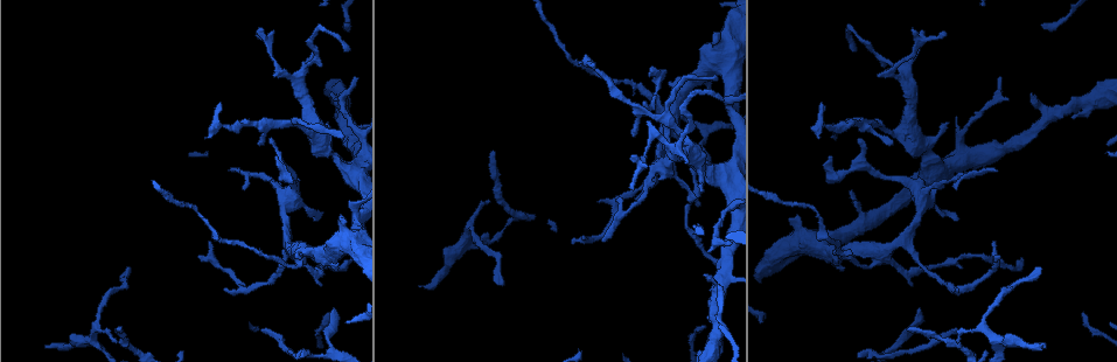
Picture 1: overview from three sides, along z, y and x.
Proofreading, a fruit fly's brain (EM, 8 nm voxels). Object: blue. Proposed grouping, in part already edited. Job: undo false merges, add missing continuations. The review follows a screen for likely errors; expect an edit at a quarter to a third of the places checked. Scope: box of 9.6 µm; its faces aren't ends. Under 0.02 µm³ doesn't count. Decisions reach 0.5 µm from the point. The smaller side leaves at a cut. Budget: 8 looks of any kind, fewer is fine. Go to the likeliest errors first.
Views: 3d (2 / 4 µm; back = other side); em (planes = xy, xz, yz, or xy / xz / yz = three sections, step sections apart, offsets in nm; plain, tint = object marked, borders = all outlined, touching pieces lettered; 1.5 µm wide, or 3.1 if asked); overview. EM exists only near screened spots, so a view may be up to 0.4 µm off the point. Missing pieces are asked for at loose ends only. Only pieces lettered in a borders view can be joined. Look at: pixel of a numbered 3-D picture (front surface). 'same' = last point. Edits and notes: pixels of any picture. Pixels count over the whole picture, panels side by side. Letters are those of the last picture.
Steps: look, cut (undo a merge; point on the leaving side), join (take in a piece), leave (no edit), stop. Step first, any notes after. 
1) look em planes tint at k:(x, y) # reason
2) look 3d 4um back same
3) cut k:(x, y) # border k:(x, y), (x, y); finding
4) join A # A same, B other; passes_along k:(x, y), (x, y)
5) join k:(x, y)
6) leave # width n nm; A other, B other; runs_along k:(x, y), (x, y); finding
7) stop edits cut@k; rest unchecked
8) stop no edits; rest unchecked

look em planes borders at 1:(857, 48) # branch stops here

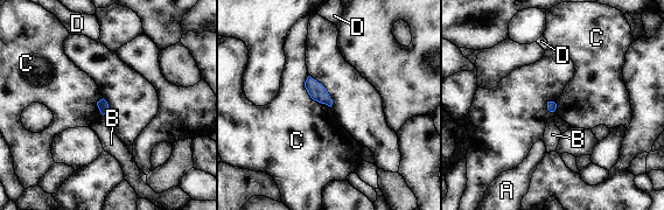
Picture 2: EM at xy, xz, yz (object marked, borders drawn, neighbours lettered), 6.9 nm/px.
leave # A other, B other, C other, D other; border 2:(307, 76), (308, 95), (330, 107); none of them fits

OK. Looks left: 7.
look em xy step 4 tint at 1:(956, 329) # end of a long branch

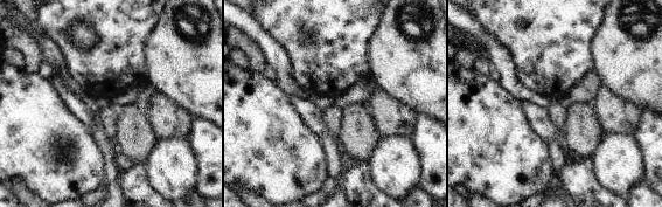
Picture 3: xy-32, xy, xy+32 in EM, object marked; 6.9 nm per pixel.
look em planes borders same

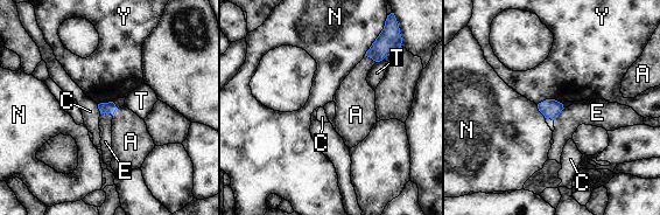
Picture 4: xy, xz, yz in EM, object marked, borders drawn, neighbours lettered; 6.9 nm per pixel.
leave # A other, C other, E other, N other, T other, Y other; none of them fits

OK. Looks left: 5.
look em xz step 4 tint at 1:(243, 189) # free end

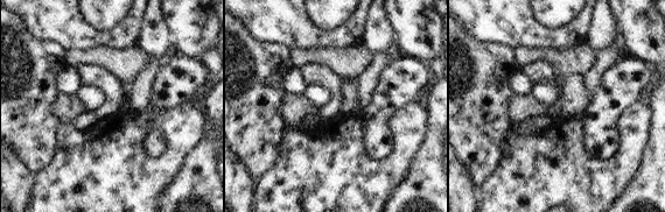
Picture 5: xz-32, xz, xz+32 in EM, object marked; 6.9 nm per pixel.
look em planes borders same

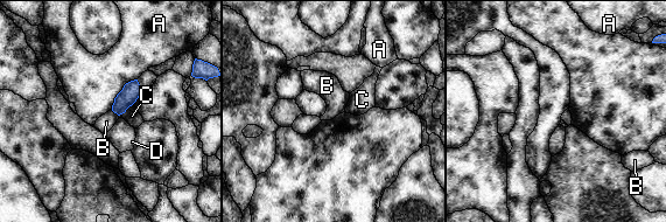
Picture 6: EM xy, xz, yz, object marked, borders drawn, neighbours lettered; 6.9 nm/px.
leave # width 120 nm; A other, B other, C other, D other; border 6:(111, 110), (118, 116); no lettered piece goes on from it

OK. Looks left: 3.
stop no edits; rest unchecked

